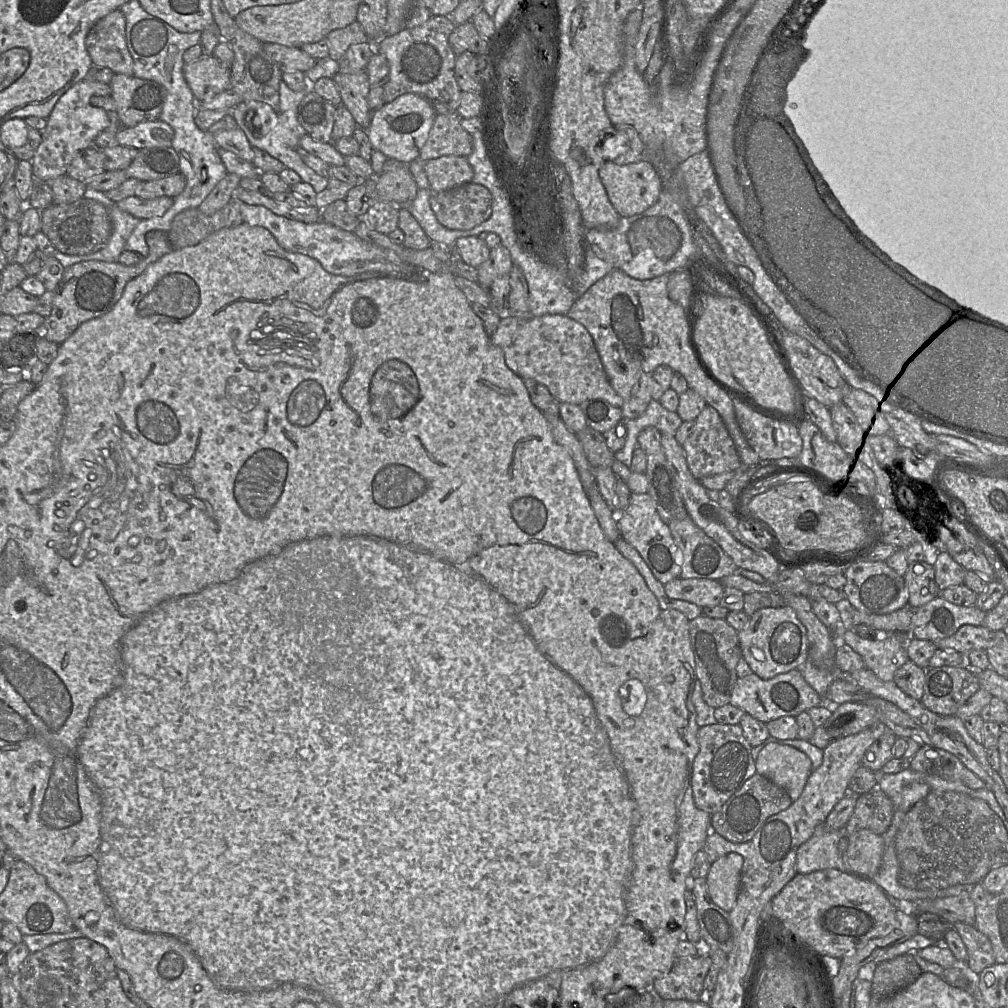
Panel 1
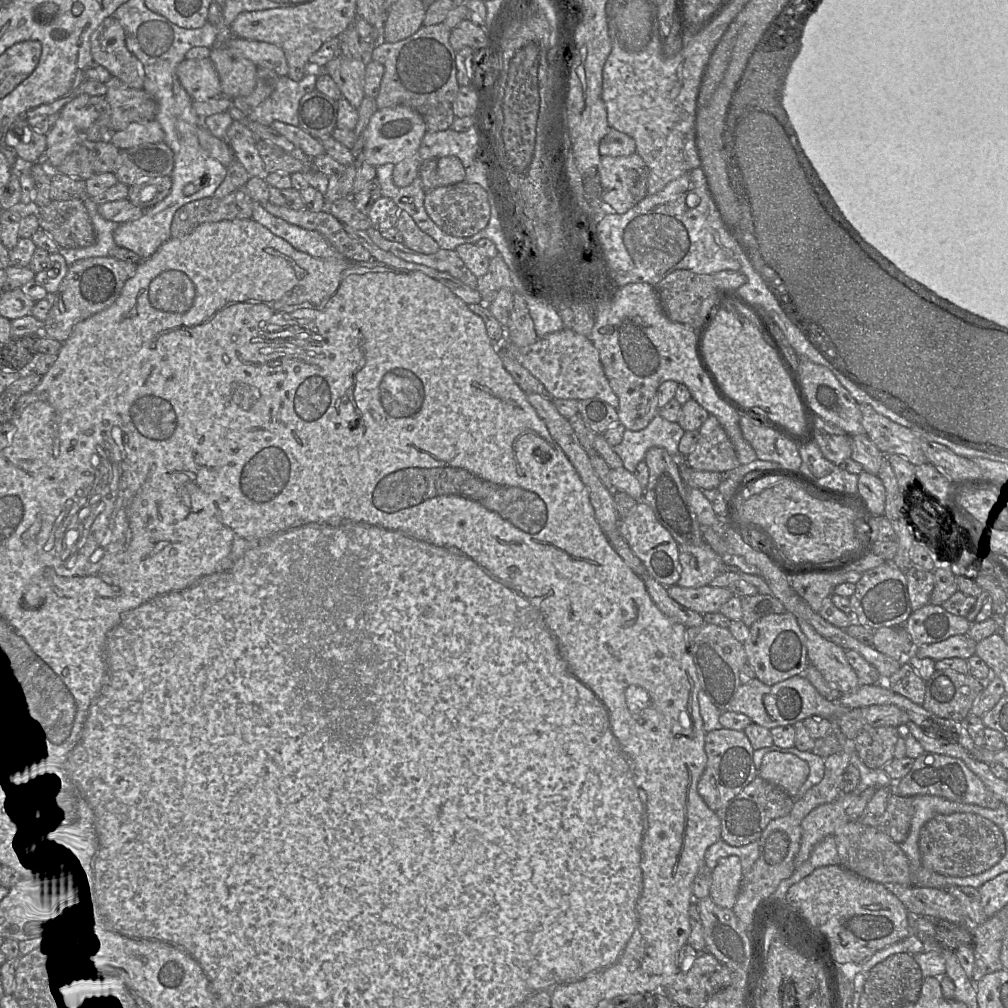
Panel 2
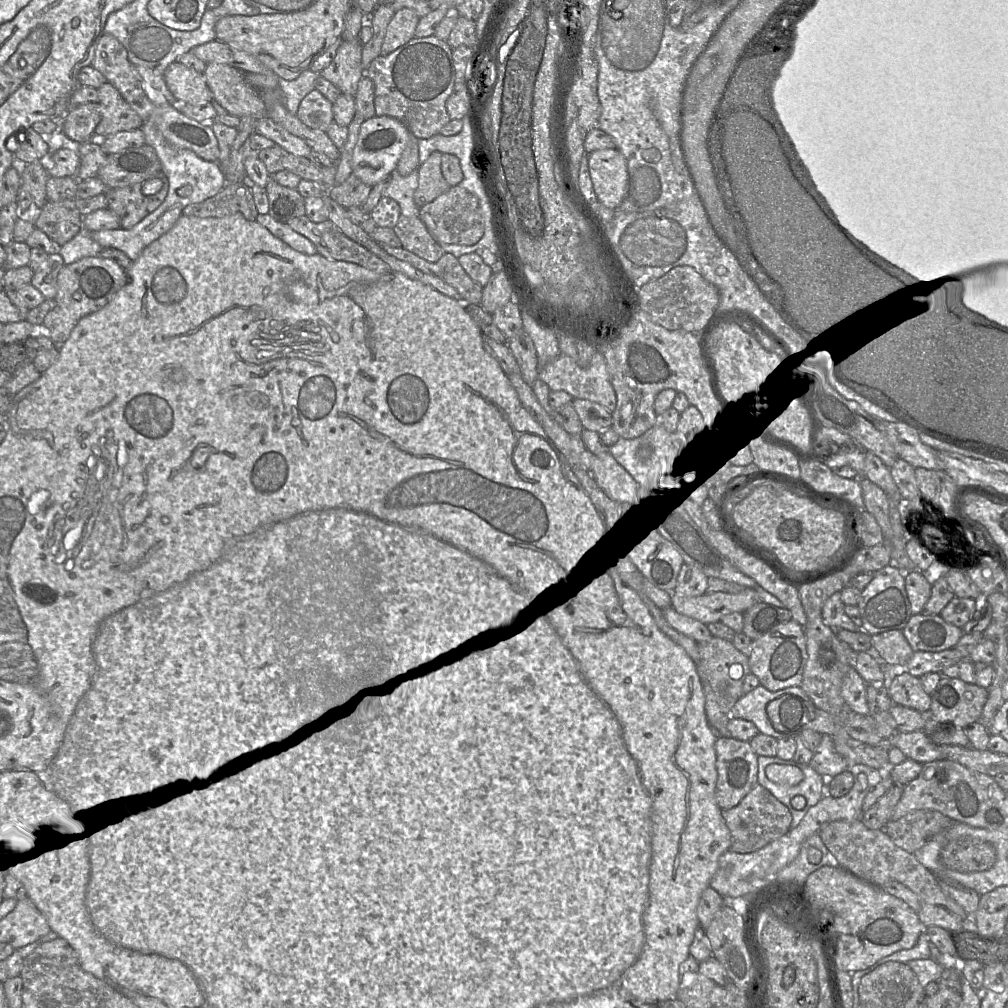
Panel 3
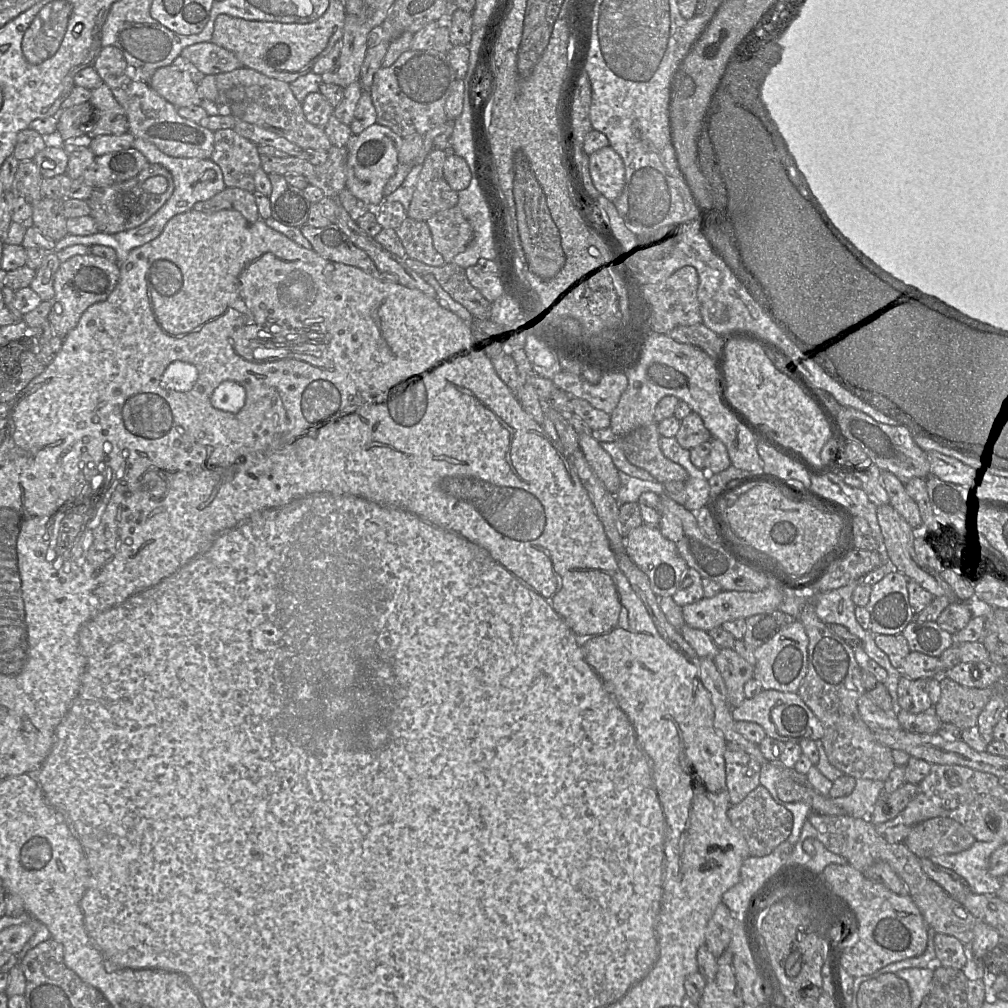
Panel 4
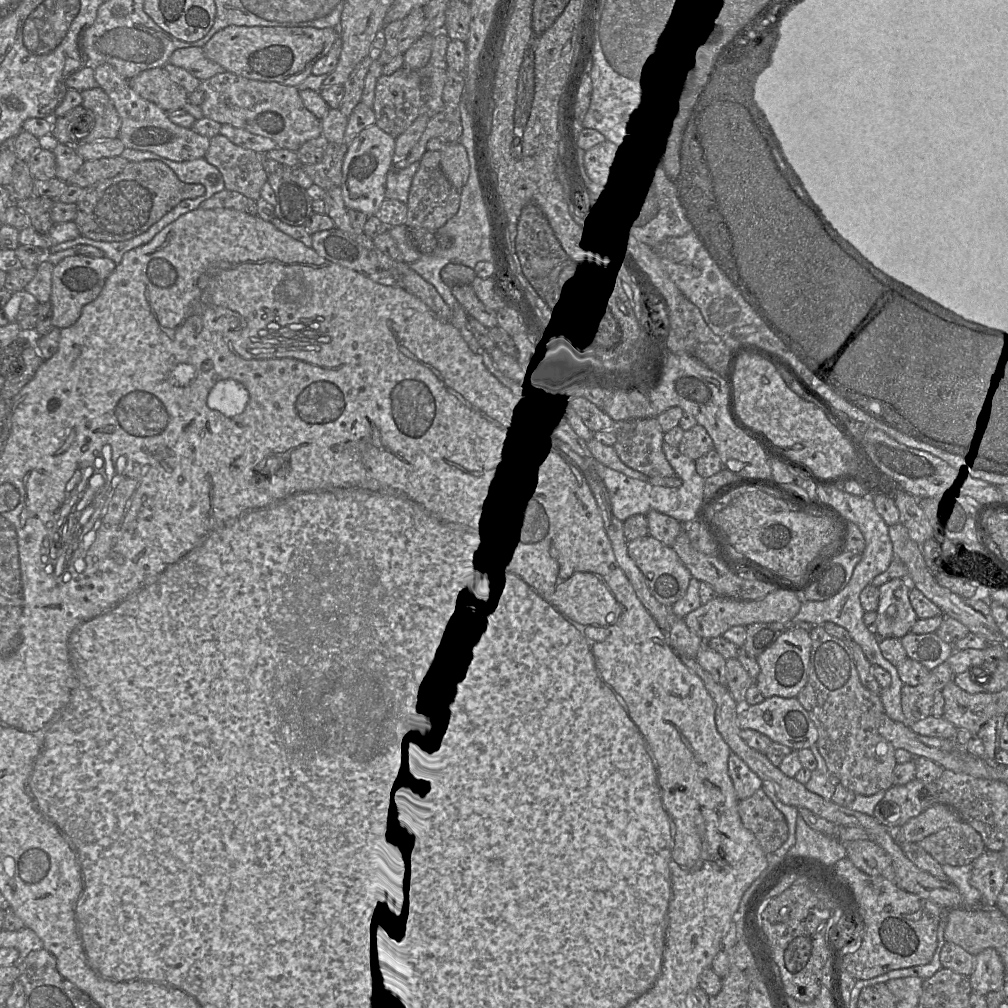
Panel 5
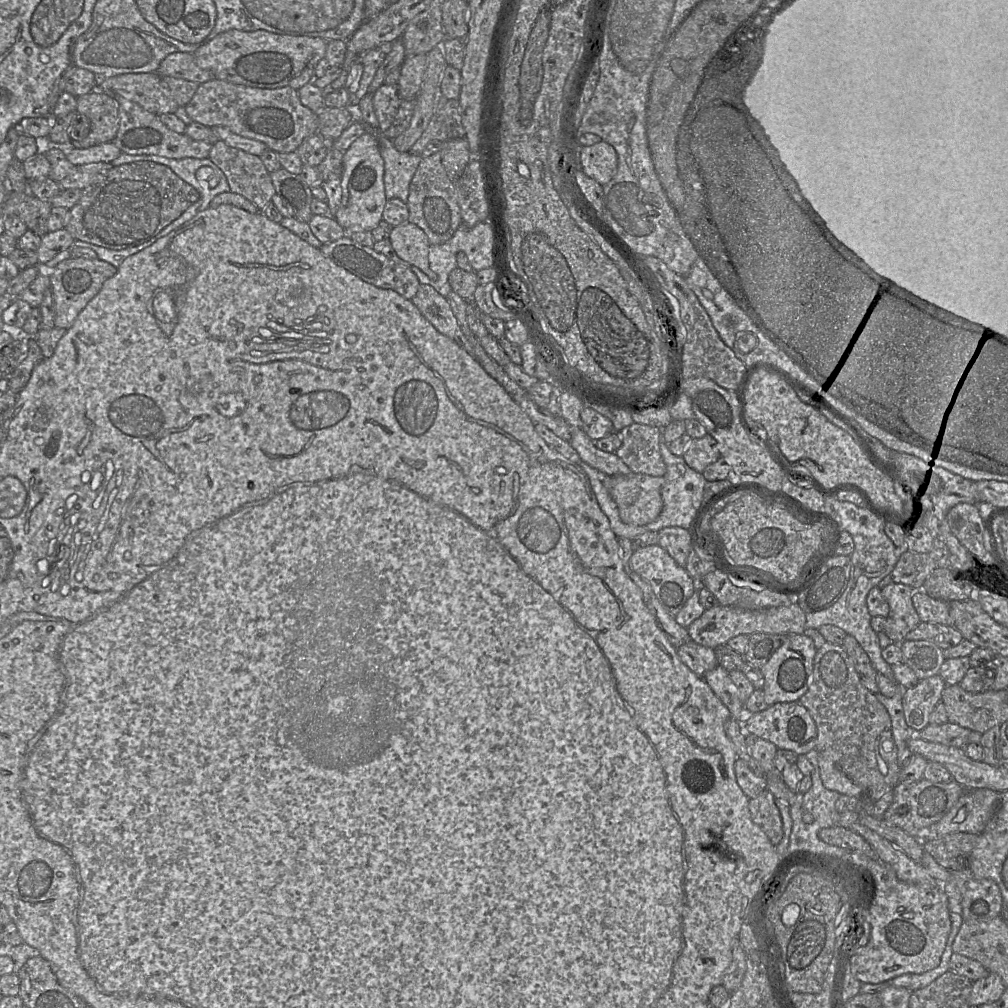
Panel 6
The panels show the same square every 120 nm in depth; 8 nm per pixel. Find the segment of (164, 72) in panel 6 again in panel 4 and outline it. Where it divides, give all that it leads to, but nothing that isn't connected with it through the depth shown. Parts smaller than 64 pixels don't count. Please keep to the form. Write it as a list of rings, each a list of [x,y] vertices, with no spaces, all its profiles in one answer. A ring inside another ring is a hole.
[[[211,41],[190,45],[180,55],[205,75],[217,75],[242,67],[242,63],[232,52]]]

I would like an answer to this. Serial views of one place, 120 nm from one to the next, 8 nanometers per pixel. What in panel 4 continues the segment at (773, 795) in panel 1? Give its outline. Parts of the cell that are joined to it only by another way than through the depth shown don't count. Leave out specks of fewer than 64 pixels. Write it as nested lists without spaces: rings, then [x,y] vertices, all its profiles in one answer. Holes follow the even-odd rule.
[[[761,785],[751,791],[739,804],[730,806],[727,816],[745,838],[751,857],[769,855],[777,846],[787,841],[793,828],[792,813],[776,803],[769,791]]]

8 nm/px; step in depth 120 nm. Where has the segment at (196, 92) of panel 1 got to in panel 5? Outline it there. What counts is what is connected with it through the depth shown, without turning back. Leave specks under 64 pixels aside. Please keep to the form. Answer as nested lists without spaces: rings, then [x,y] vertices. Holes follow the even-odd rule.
[[[164,67],[145,70],[128,81],[138,95],[166,112],[183,109],[188,102],[189,94]]]

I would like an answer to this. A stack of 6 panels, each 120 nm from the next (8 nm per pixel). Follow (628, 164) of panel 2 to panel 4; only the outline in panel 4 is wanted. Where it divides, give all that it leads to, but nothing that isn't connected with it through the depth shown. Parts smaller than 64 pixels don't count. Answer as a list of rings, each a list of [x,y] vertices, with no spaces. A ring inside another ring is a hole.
[[[610,146],[589,155],[589,170],[595,188],[615,201],[624,188],[625,166],[621,156]]]

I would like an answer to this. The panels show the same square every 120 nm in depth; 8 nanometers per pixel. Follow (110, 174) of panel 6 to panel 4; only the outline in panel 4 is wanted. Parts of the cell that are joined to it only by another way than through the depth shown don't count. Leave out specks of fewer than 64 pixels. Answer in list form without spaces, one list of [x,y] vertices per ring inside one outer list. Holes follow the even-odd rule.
[[[149,163],[135,177],[110,186],[94,188],[87,200],[90,216],[100,233],[116,234],[140,226],[154,215],[171,197],[174,182],[171,173],[159,164]]]

